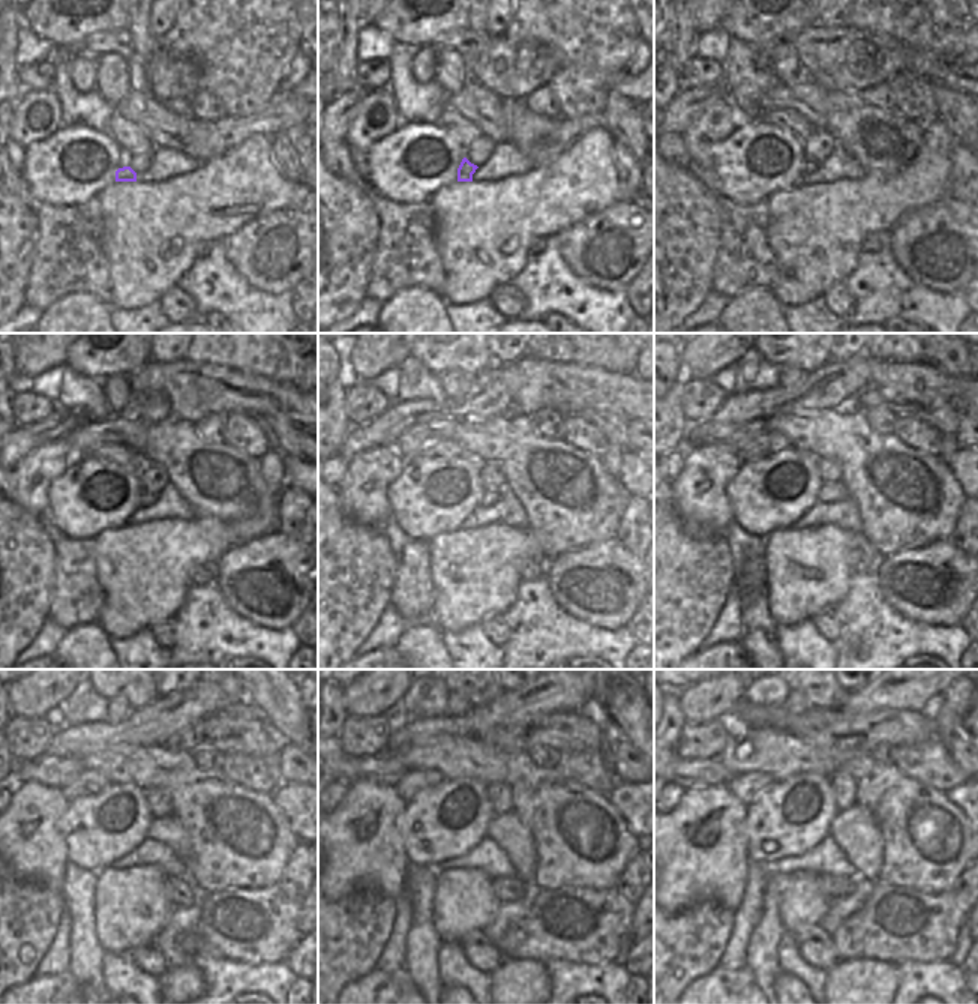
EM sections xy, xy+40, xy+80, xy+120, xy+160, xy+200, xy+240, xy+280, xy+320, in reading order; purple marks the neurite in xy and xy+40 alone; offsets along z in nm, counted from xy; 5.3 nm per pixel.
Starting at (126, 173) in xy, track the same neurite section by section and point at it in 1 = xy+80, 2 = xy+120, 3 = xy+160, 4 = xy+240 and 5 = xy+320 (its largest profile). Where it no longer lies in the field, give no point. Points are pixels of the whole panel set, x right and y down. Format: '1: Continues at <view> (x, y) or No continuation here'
1: Continues at xy+80 (809, 167)
2: Continues at xy+120 (146, 500)
3: Continues at xy+160 (489, 497)
4: Continues at xy+240 (168, 830)
5: Continues at xy+320 (855, 832)

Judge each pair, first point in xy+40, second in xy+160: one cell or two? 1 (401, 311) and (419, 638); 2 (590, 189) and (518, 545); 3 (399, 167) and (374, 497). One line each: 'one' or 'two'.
1: one
2: one
3: two

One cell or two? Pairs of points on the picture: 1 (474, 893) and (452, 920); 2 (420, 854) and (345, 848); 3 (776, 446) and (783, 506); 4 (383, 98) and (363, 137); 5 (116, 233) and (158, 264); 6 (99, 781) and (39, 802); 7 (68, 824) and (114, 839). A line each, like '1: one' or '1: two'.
1: one
2: two
3: two
4: one
5: one
6: two
7: one

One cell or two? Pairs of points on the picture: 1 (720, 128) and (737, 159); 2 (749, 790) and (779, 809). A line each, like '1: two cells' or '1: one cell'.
1: two cells
2: two cells

